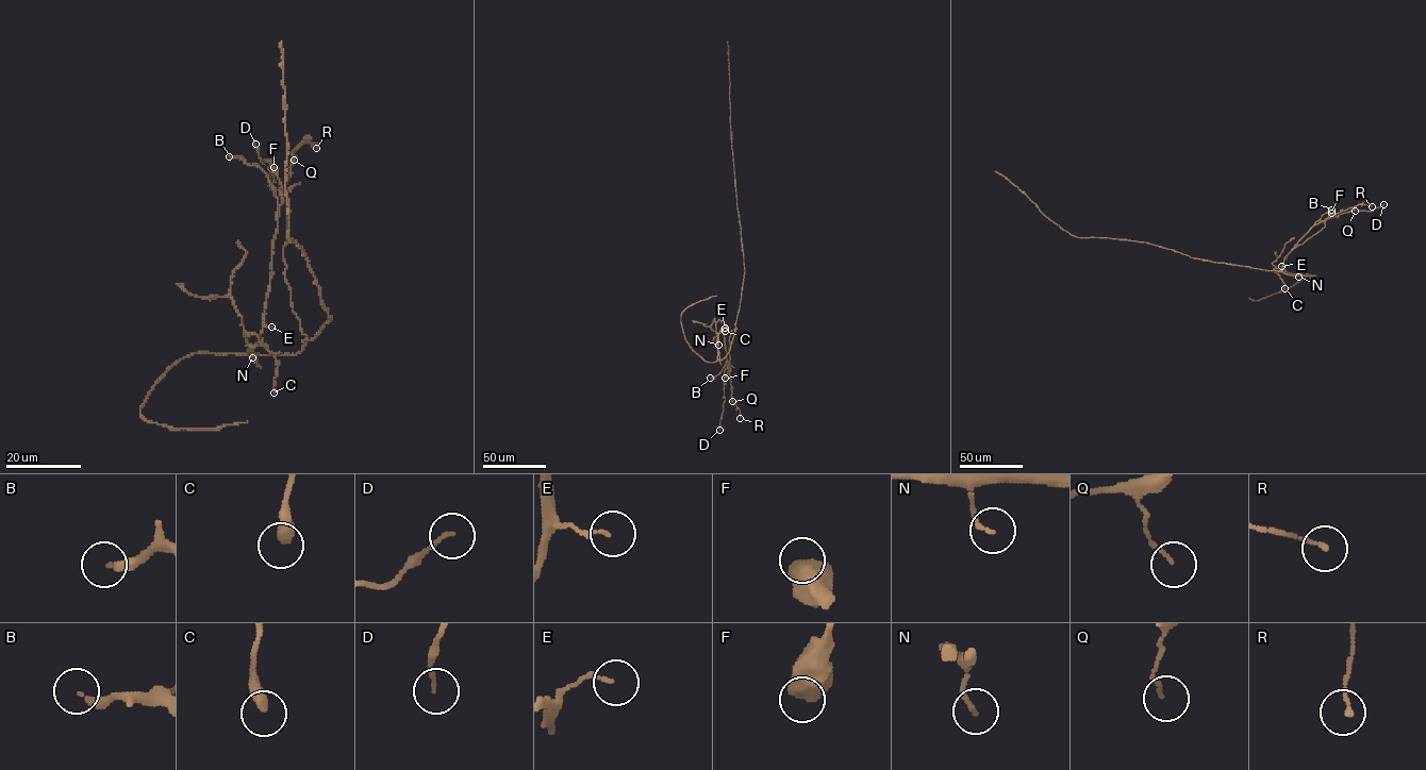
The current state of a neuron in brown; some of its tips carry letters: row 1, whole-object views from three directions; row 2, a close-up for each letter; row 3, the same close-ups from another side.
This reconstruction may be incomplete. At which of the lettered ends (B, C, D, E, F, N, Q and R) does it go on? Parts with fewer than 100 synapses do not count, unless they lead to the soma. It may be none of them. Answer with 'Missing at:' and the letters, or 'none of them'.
Missing at: none of them

